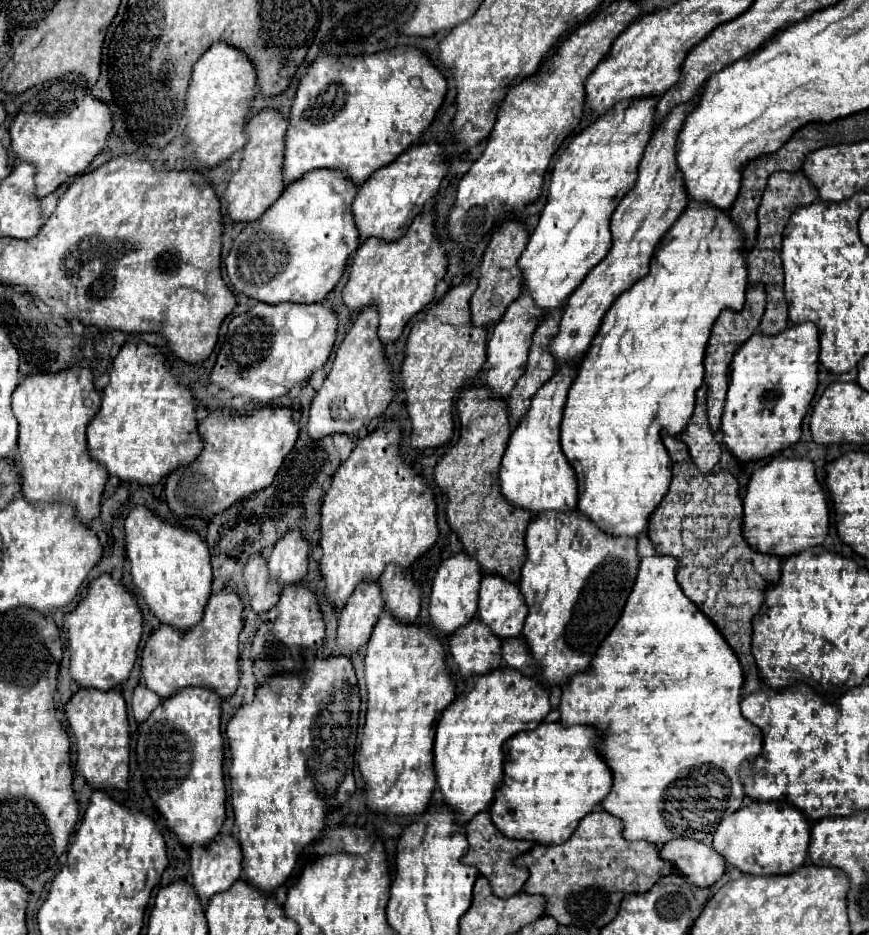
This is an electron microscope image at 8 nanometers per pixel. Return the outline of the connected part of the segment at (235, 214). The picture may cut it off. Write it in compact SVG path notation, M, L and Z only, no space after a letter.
M264 107L258 115L254 115L250 121L248 121L248 125L246 125L246 133L250 135L248 137L248 143L246 143L246 147L244 147L244 157L242 157L242 161L240 161L240 169L232 175L232 179L230 179L230 183L228 183L228 189L226 189L226 203L228 203L228 215L234 219L234 221L244 221L244 223L250 223L250 221L256 221L280 195L282 195L282 191L284 191L284 177L282 177L282 165L284 165L284 139L286 139L286 129L288 129L288 119L278 111L278 109L274 109L274 107Z

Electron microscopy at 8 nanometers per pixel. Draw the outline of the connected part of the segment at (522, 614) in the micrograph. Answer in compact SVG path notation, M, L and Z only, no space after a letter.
M484 575L478 601L478 617L498 637L518 637L528 615L528 605L518 585L500 575Z

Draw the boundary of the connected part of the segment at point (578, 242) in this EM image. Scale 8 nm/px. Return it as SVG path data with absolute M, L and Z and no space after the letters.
M658 97L630 99L624 103L616 103L616 107L608 111L608 115L598 117L592 125L588 125L582 133L578 133L564 149L564 153L558 157L550 179L550 195L546 207L540 215L536 229L530 235L526 251L518 261L520 271L524 275L524 289L532 295L534 303L544 313L564 305L570 293L584 281L584 277L608 255L612 245L610 217L620 199L634 187L638 179L638 165L654 131L656 105Z

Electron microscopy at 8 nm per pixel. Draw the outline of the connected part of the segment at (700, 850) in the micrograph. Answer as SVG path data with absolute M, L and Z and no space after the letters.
M672 839L660 849L660 857L672 863L688 883L712 887L724 873L724 859L712 847L694 839Z

